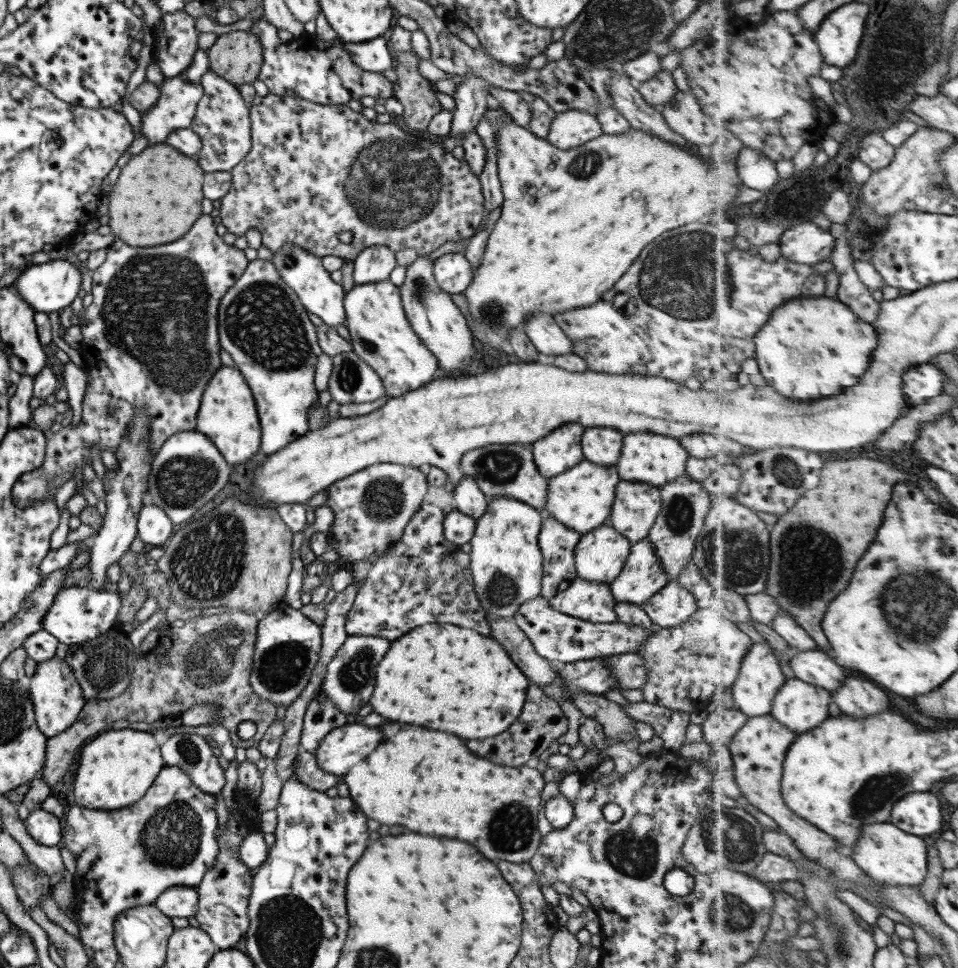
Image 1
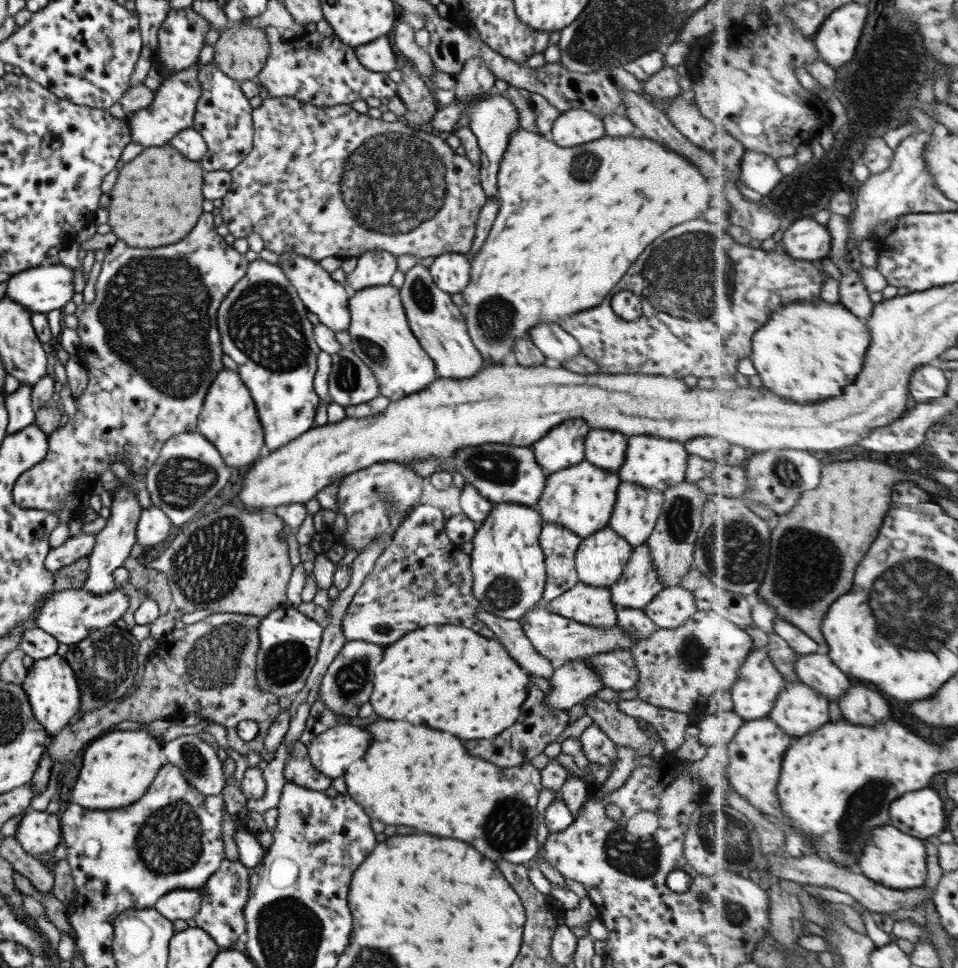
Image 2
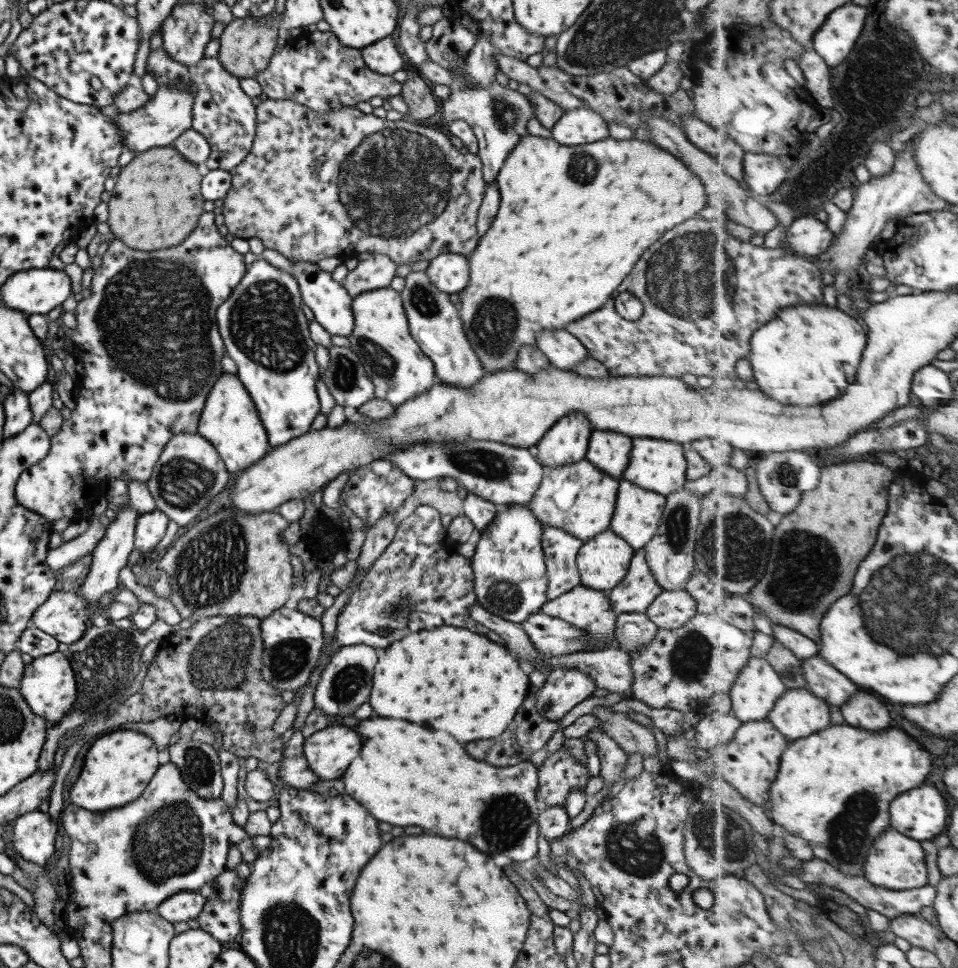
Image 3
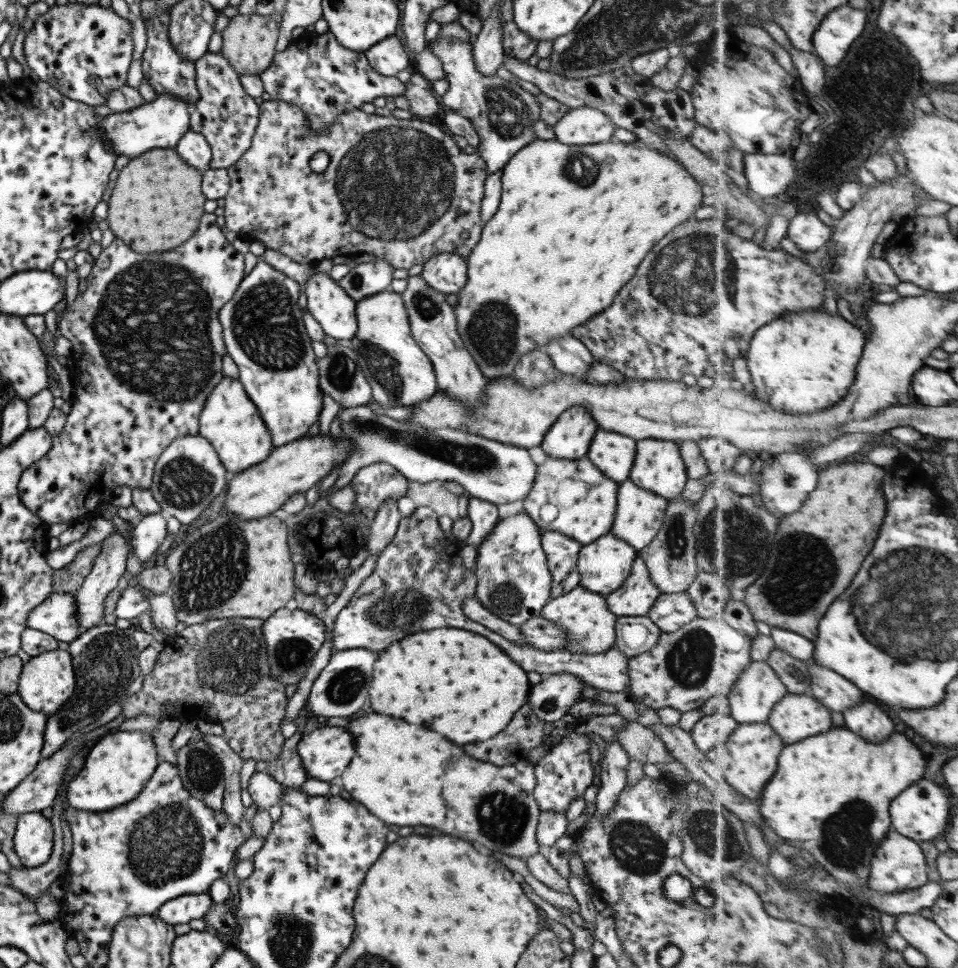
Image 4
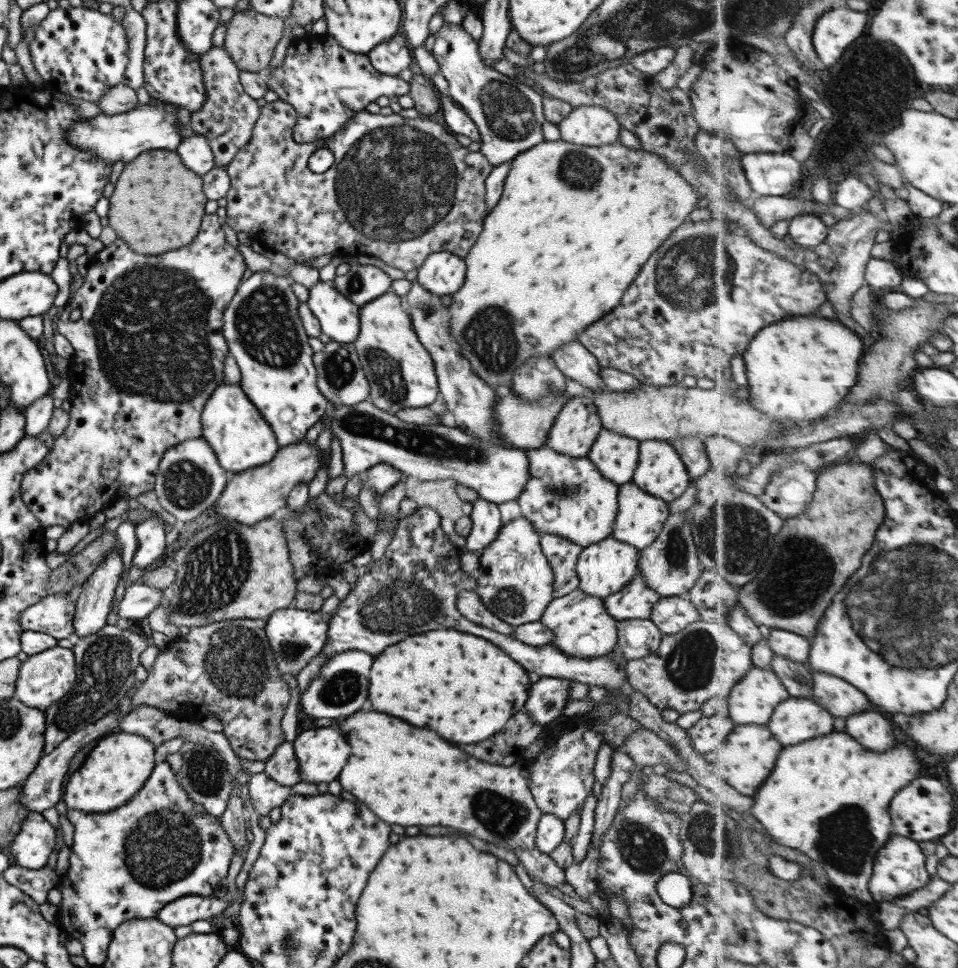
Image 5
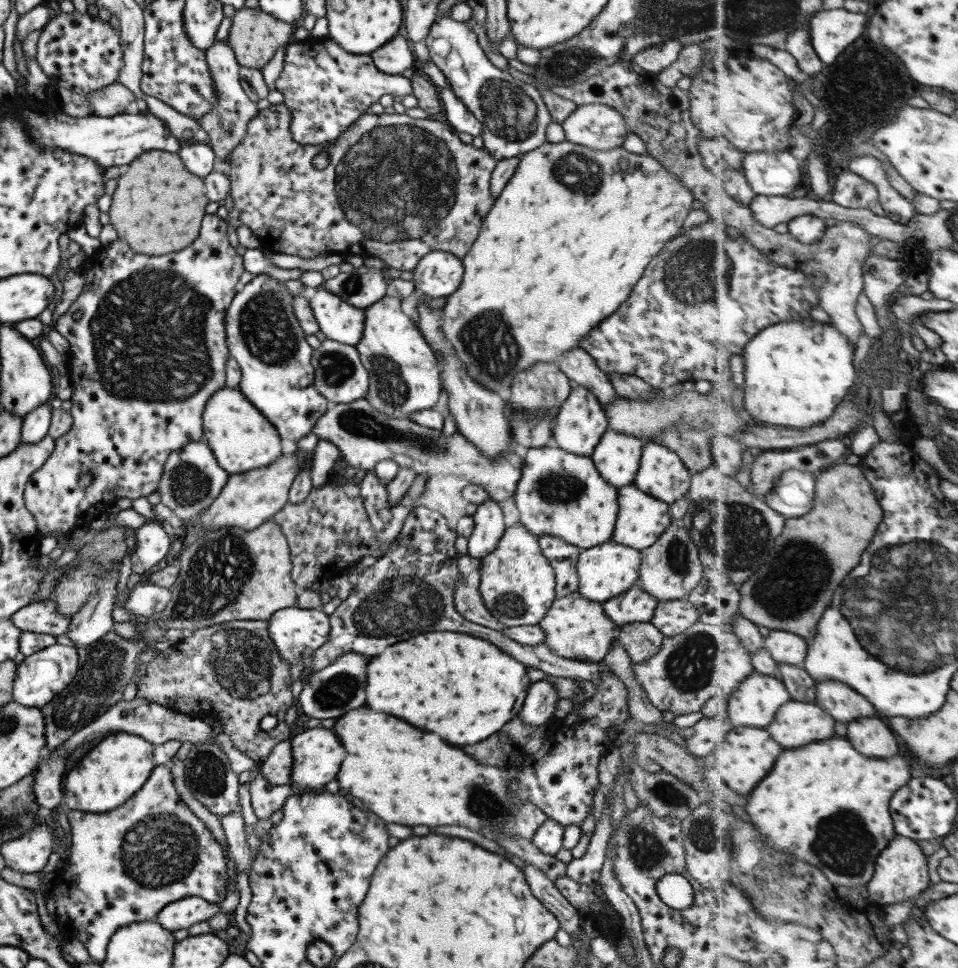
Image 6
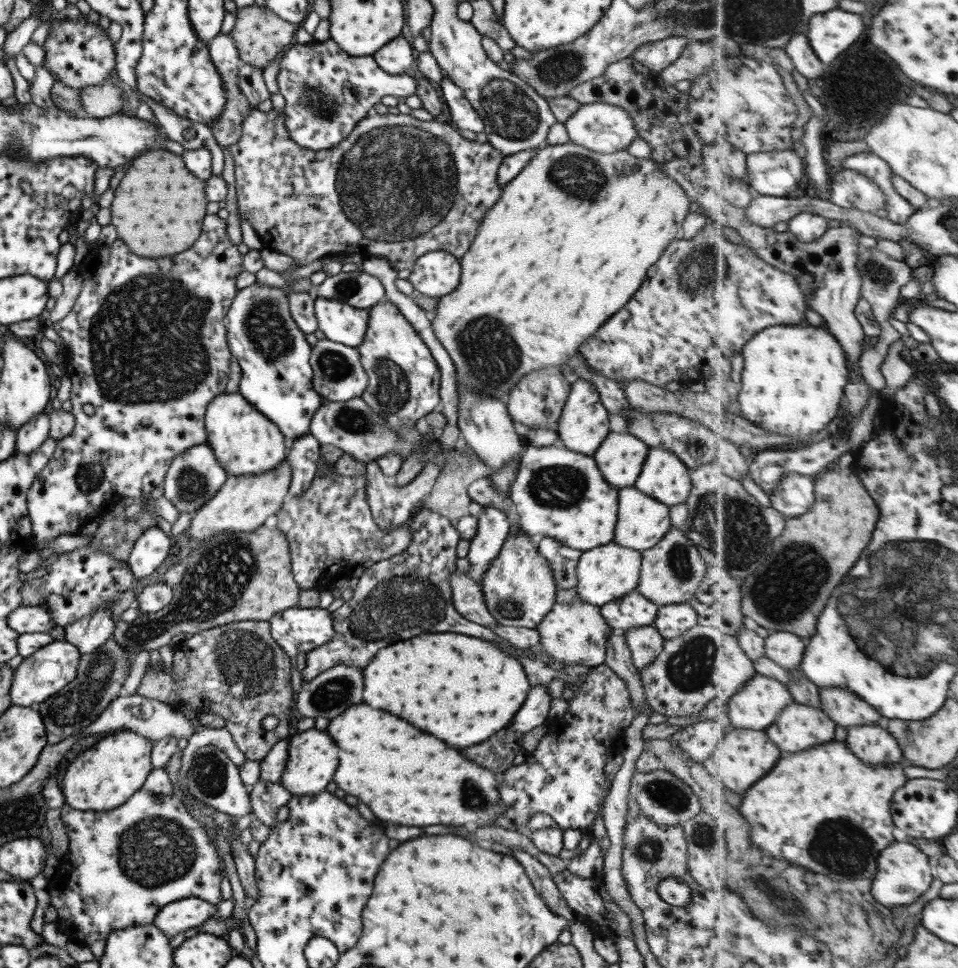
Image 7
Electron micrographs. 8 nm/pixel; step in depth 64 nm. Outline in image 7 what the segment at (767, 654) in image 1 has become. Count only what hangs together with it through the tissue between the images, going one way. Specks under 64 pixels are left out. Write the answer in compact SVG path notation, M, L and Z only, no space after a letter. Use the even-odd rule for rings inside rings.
M757 674L737 695L728 701L728 715L732 728L767 730L782 714L783 710L795 702L790 689L783 681Z

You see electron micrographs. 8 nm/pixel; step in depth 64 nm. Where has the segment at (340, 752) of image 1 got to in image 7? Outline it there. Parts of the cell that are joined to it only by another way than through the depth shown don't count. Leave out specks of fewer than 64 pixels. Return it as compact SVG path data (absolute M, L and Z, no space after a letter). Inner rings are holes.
M314 727L298 732L288 740L288 761L280 776L279 784L292 796L317 795L331 782L337 768L335 741L325 732Z

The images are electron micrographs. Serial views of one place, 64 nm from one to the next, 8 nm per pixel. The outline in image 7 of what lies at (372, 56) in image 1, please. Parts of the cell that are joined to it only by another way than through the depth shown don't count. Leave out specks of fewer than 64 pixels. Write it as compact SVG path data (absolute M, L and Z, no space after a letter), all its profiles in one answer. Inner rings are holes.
M397 36L371 54L375 64L387 74L398 75L415 65L415 52L407 40Z

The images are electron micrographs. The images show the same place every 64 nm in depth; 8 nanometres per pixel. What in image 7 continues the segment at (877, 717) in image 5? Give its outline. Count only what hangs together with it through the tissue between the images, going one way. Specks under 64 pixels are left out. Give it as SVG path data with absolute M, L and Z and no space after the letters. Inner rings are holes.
M881 724L847 730L849 748L869 764L897 764L906 762L897 738Z

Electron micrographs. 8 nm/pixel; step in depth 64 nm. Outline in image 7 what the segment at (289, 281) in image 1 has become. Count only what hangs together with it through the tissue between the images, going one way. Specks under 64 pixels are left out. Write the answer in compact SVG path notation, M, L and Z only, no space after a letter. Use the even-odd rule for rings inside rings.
M315 297L313 312L326 340L349 348L363 342L369 309L353 308L338 300Z

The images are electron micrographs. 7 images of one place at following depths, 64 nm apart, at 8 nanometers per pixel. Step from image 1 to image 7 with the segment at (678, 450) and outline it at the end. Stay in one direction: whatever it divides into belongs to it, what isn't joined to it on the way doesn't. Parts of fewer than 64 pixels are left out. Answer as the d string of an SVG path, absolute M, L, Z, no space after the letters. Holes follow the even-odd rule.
M648 447L633 487L666 507L684 502L690 491L689 470L664 448Z

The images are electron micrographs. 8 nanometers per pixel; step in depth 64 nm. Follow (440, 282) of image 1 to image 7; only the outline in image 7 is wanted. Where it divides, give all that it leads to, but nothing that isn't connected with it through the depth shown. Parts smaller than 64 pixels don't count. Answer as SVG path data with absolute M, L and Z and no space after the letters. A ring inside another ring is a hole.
M445 251L426 252L409 269L411 286L431 298L449 294L459 284L458 258Z

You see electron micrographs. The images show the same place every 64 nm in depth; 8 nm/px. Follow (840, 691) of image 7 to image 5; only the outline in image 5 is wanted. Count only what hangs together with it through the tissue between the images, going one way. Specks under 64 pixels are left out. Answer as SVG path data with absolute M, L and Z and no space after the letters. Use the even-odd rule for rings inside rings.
M813 673L814 699L832 712L834 717L847 718L871 708L871 700L863 692L859 692L854 684L845 682L834 674Z

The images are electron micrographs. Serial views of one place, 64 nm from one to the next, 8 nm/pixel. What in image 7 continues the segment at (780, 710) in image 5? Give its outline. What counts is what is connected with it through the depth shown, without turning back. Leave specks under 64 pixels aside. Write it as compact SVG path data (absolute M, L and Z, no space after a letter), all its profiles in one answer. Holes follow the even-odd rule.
M793 702L783 710L775 724L767 730L771 740L783 748L783 752L803 752L817 744L835 741L837 723L821 708Z

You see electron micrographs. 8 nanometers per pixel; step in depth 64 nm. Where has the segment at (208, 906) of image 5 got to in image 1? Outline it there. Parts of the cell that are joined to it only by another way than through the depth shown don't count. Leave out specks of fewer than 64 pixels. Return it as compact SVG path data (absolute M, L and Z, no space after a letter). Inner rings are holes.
M169 887L154 900L154 905L167 918L189 918L197 912L198 894L191 887Z

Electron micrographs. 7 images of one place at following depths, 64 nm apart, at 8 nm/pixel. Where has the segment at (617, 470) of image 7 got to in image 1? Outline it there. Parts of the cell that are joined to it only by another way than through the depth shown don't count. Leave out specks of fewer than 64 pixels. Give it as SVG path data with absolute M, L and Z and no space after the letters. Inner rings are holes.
M585 427L580 436L583 460L597 466L615 466L622 447L622 435L612 428Z

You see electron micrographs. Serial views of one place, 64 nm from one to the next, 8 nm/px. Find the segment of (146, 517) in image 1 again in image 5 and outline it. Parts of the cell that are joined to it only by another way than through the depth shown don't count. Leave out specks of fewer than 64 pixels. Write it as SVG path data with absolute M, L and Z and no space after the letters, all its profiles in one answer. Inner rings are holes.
M155 518L141 520L134 526L136 548L132 555L132 563L141 568L149 566L159 556L165 554L165 531L163 521Z

